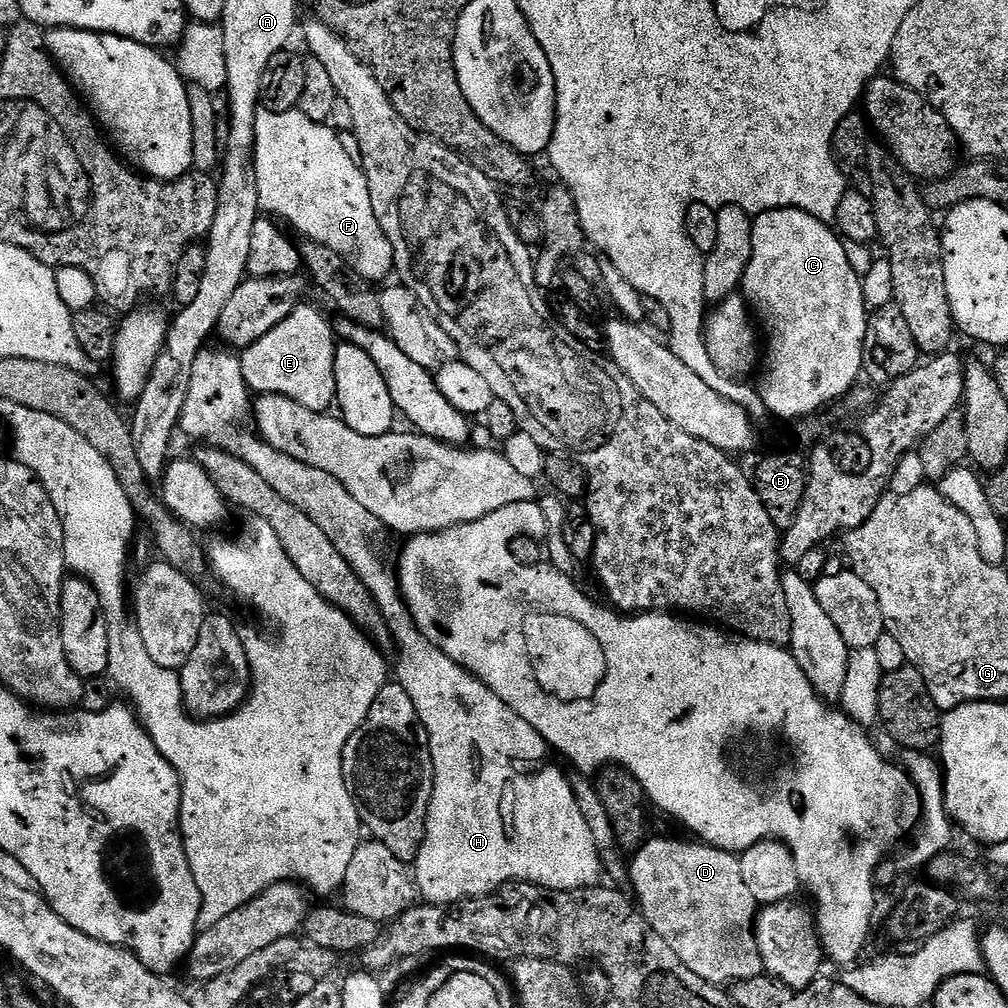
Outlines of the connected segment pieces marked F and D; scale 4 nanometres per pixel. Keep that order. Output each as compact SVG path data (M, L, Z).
M261 110L256 113L254 163L261 213L279 218L289 229L294 228L301 232L305 241L334 250L363 280L377 282L376 280L384 280L388 275L390 277L393 275L396 266L394 250L382 226L378 226L378 218L374 218L374 206L370 206L370 186L364 176L363 167L353 153L352 156L348 153L347 146L340 141L339 134L332 126L314 122L298 110L291 112Z
M649 838L644 841L644 845L635 849L633 856L636 857L632 860L632 880L636 886L637 897L635 896L635 899L638 901L640 911L648 919L650 926L654 926L654 930L658 930L658 934L662 934L662 938L666 938L666 942L670 942L670 950L674 950L674 954L678 954L678 958L682 958L686 967L694 970L694 974L698 974L698 978L717 986L731 986L743 980L765 975L762 954L758 950L758 942L756 941L755 926L758 905L754 894L750 894L750 890L746 887L746 878L742 878L739 855L723 852L721 848L713 848L712 845L703 842L691 843L687 844L684 840L655 840L655 838Z

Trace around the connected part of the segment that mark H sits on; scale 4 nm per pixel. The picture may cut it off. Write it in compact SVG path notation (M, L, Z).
M205 350L198 354L196 365L190 378L190 394L186 394L186 406L182 406L179 431L181 433L185 432L188 436L193 436L196 442L207 442L209 445L223 448L230 455L233 455L234 458L241 459L247 466L253 467L258 472L259 477L267 485L272 486L283 498L286 498L287 502L292 502L294 506L298 506L298 509L302 510L326 534L327 538L330 538L330 542L334 544L335 549L342 554L357 576L364 581L366 588L370 590L375 602L377 602L378 608L385 616L394 637L395 647L397 649L400 647L400 657L397 658L396 664L394 660L394 680L395 683L402 686L402 690L406 690L406 694L410 694L410 702L414 702L414 710L418 710L418 718L422 722L422 726L426 726L428 745L432 751L432 765L434 766L434 790L432 791L430 806L428 807L428 821L424 831L424 841L414 865L414 879L419 895L427 903L447 906L449 904L458 904L461 900L487 896L489 892L495 892L497 888L503 888L517 882L536 884L540 888L549 888L559 892L569 892L575 888L591 888L599 885L601 883L600 871L602 872L602 865L598 850L594 846L594 834L590 830L590 826L586 826L586 818L582 818L582 810L578 810L578 802L574 798L571 779L567 775L564 777L548 761L548 756L550 757L548 744L540 737L539 732L534 730L534 726L530 726L530 722L526 722L518 714L514 714L514 710L510 710L510 706L506 706L506 702L502 702L502 698L498 698L498 694L491 692L481 680L476 679L475 676L468 673L462 666L454 663L444 651L438 646L434 646L434 642L430 642L420 633L420 628L411 613L408 612L408 603L400 593L400 577L397 572L398 560L394 552L392 556L392 544L388 541L390 533L384 524L378 522L378 518L374 518L374 514L370 514L370 510L366 510L366 506L361 506L352 497L350 490L346 490L346 486L342 486L342 482L338 482L338 478L334 478L334 474L326 474L326 470L318 470L314 466L306 466L302 462L290 458L290 454L282 454L278 450L274 450L274 446L267 444L249 425L249 429L244 425L244 419L247 416L249 419L250 416L250 389L246 378L242 374L239 355L232 350L223 351L211 352L211 350Z

